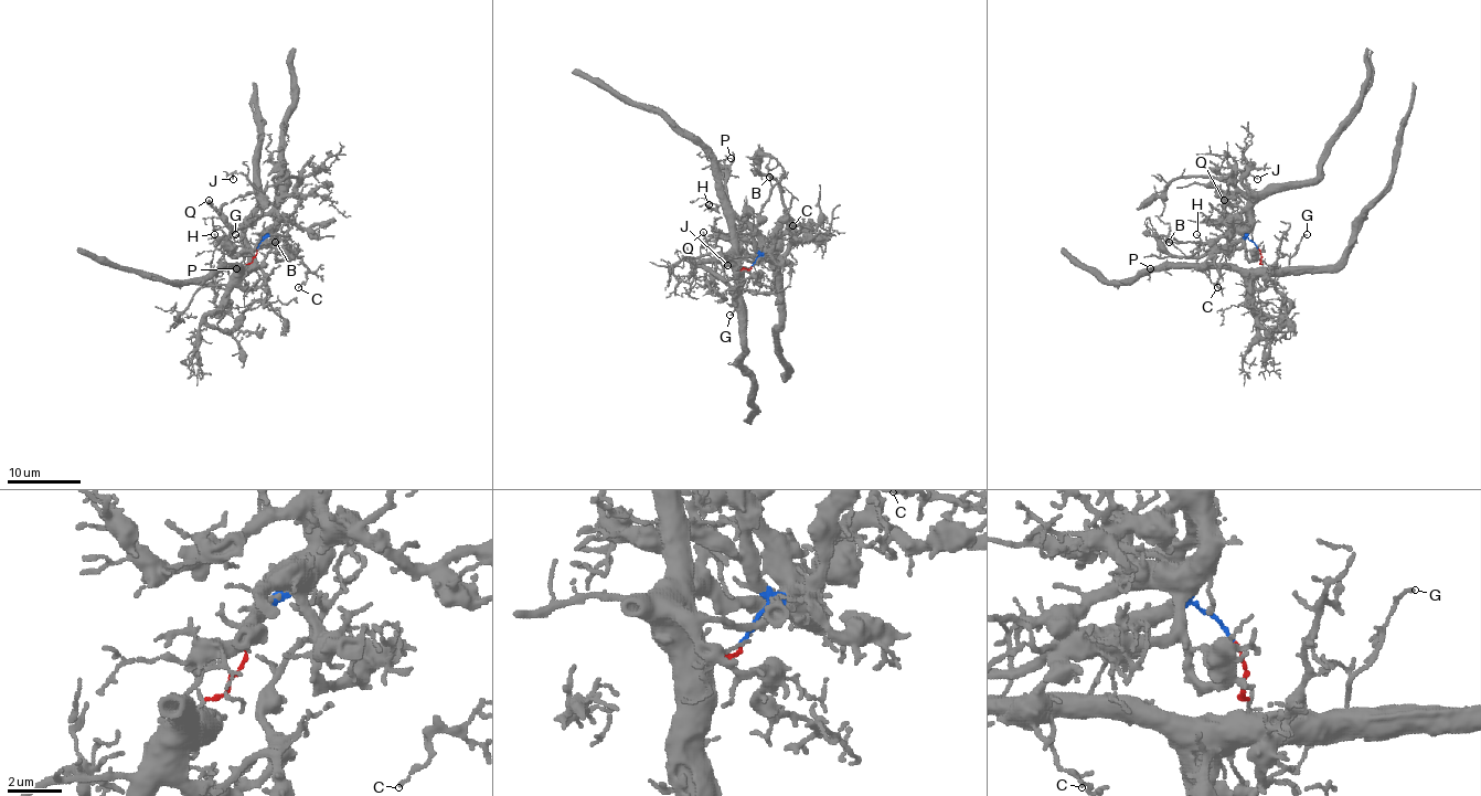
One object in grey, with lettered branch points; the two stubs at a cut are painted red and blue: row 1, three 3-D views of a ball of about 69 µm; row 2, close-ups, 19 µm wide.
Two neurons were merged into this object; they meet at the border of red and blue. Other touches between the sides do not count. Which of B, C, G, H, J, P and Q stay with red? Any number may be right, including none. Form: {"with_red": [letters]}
{"with_red": ["G", "H", "P"]}

